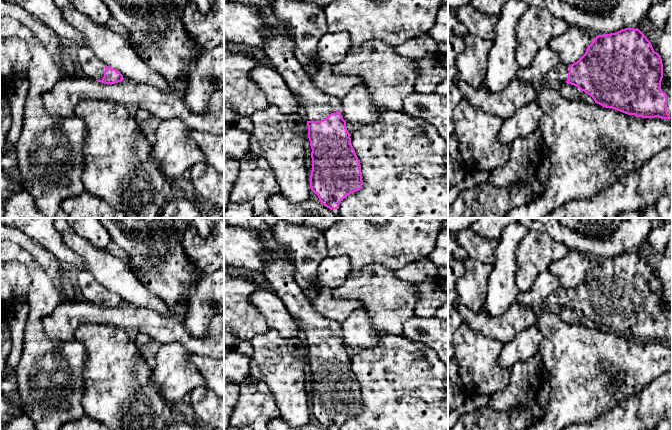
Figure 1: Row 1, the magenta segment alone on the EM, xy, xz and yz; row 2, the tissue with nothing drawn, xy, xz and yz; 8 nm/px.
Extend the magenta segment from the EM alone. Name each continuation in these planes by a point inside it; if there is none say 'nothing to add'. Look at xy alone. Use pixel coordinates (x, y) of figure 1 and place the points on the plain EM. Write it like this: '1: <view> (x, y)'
1: xy (91, 291)

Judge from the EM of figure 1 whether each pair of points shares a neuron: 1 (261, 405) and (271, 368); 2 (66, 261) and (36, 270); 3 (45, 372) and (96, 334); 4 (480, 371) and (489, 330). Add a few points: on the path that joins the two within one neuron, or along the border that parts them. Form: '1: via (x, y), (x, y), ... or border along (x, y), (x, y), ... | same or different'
1: border along (250, 376), (263, 381), (268, 386), (277, 405) | different
2: border along (65, 267), (74, 274) | different
3: border along (75, 338), (85, 349), (84, 367) | different
4: border along (468, 324), (473, 329), (503, 343) | different

